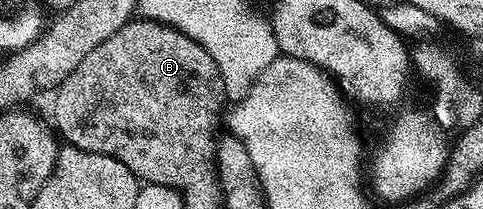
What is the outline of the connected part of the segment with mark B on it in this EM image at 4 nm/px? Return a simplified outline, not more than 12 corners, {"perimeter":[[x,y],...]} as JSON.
{"perimeter":[[126,22],[53,96],[66,145],[211,186],[213,56]]}

